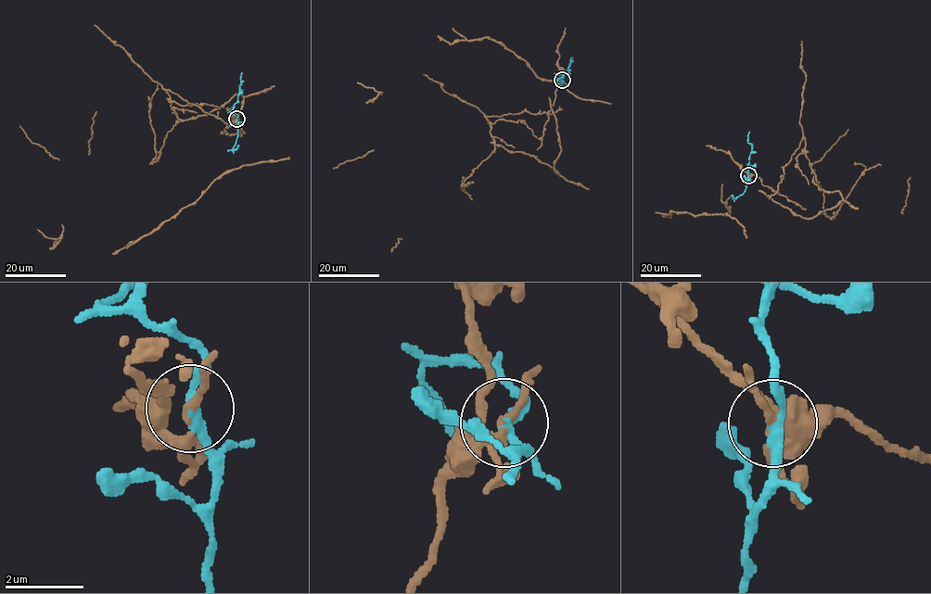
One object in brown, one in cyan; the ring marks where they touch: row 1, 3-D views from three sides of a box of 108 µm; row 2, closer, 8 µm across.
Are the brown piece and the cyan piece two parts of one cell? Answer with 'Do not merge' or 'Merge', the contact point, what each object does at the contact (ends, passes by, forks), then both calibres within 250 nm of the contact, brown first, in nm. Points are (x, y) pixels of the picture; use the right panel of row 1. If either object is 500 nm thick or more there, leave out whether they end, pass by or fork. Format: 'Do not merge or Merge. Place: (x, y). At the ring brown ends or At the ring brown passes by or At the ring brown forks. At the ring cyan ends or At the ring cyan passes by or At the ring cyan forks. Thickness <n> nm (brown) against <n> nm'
Do not merge. Place: (748, 175). At the ring brown passes by. At the ring cyan passes by. Thickness 150 nm (brown) against 240 nm

